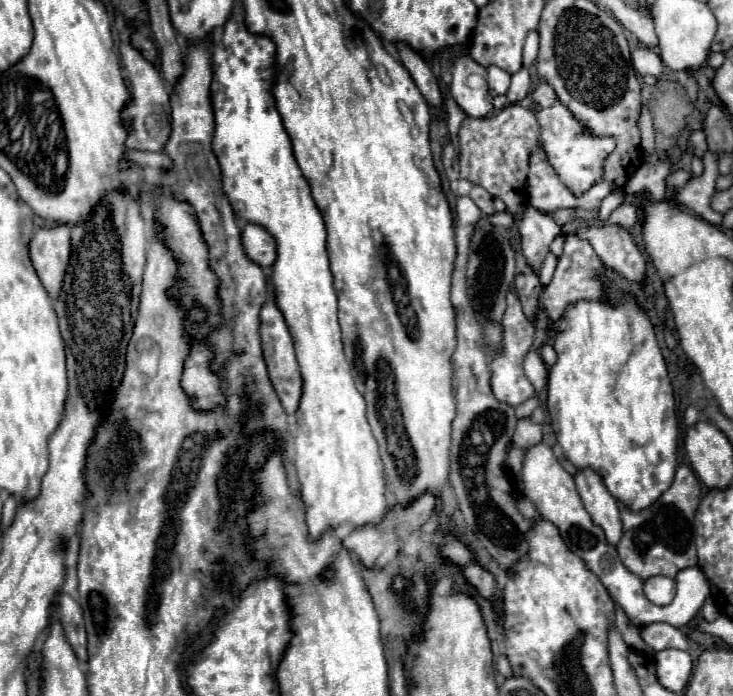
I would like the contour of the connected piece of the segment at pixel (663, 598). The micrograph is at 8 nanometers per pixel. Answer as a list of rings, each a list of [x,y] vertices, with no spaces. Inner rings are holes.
[[[656,576],[644,582],[644,596],[654,604],[670,604],[676,594],[674,580],[666,576]]]

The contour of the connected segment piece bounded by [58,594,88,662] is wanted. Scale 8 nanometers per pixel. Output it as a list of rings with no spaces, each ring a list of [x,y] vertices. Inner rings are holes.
[[[60,594],[58,600],[58,614],[60,614],[60,622],[64,628],[64,634],[70,642],[70,646],[74,648],[78,660],[86,662],[86,628],[84,628],[84,620],[82,620],[82,608],[80,604],[68,596],[68,594]]]

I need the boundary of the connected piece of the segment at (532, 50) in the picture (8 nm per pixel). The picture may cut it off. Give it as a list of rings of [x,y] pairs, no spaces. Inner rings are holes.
[[[532,30],[526,37],[523,49],[523,66],[528,68],[537,57],[539,49],[539,35],[536,30]]]

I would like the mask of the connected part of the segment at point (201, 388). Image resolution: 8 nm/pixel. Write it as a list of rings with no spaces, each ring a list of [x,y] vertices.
[[[196,342],[182,374],[182,388],[188,396],[194,398],[194,406],[198,410],[208,410],[216,404],[224,402],[220,394],[220,380],[216,374],[210,372],[212,354],[204,342]]]

